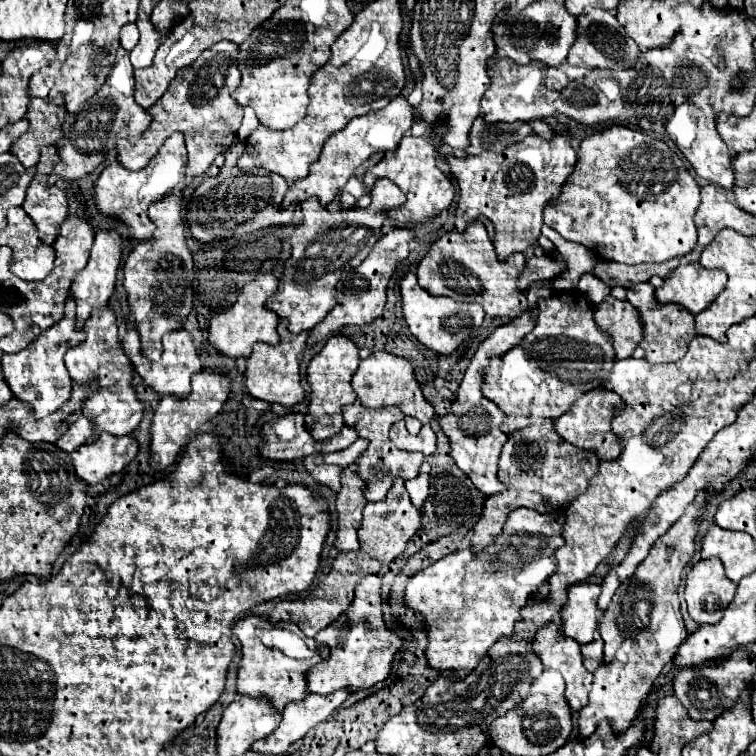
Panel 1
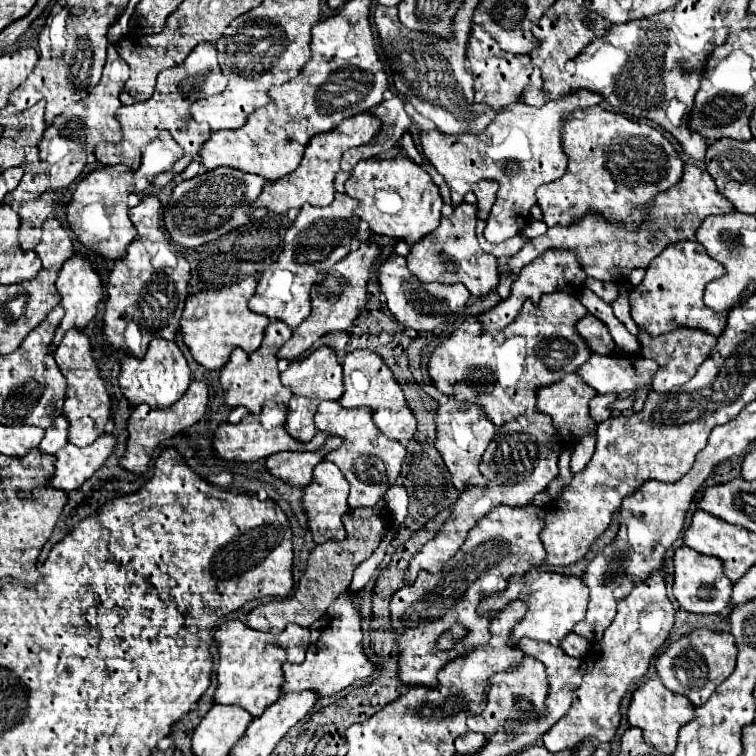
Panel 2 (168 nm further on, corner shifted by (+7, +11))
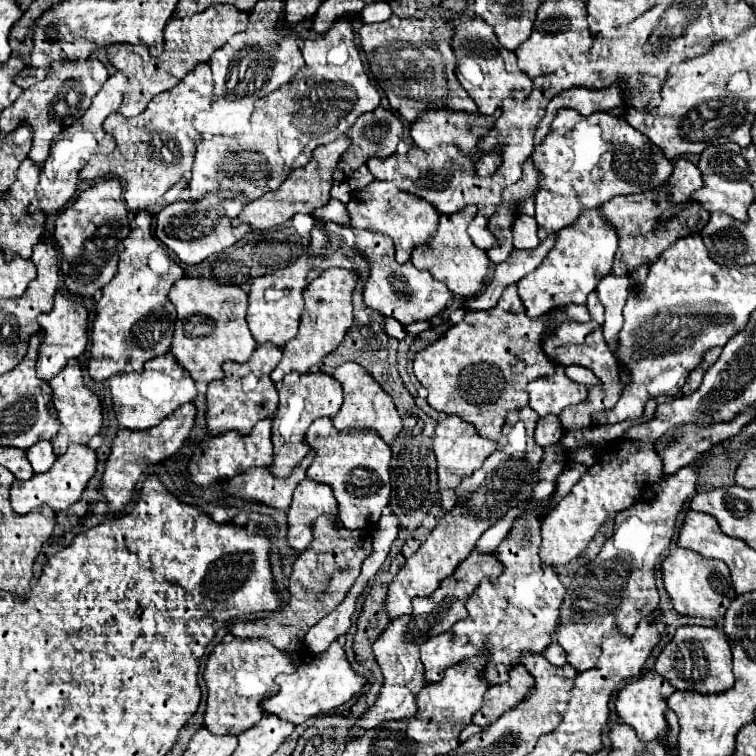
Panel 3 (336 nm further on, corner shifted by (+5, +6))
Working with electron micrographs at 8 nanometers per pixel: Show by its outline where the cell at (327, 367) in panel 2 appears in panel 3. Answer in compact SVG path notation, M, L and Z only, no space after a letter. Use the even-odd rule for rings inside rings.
M290 372L284 376L278 394L280 394L280 404L272 416L274 418L272 420L274 422L272 424L274 460L270 464L270 472L276 478L286 478L292 472L292 468L308 454L306 444L304 444L304 434L310 428L310 424L322 416L332 418L340 410L342 386L338 386L338 382L334 382L332 376L322 374L322 372L318 372L318 374L310 372L310 374L302 374L302 376L296 372Z

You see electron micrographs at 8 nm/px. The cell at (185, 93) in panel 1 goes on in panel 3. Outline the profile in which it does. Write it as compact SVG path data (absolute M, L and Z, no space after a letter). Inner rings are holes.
M198 64L186 74L172 90L158 94L148 108L136 118L124 118L122 114L110 114L104 122L104 130L114 136L116 148L106 156L92 156L80 170L80 180L96 178L120 178L124 184L126 204L130 210L146 210L160 202L160 198L192 170L196 142L200 134L192 126L192 118L200 110L208 110L212 102L212 72L208 64Z

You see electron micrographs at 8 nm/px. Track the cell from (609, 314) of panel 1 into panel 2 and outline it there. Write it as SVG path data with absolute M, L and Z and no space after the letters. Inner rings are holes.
M586 315L578 321L578 333L582 337L588 337L588 345L592 345L594 353L602 353L602 355L608 355L614 351L616 343L606 327L606 323L602 323L598 317L594 315Z

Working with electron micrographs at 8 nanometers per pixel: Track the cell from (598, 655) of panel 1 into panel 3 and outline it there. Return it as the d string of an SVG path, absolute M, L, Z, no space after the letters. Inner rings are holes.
M552 642L550 646L546 646L544 658L548 658L550 664L554 664L554 666L564 666L564 664L566 664L566 660L564 660L566 656L562 654L562 648L560 648L556 642Z

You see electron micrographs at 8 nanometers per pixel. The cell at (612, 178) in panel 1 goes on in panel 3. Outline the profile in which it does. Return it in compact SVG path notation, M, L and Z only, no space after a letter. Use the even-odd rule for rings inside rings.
M570 108L558 110L544 142L534 148L532 160L540 172L536 192L540 240L574 224L584 208L598 208L618 194L654 190L672 174L672 162L662 158L658 146L642 136L642 132L626 126L608 112L596 112L586 118Z

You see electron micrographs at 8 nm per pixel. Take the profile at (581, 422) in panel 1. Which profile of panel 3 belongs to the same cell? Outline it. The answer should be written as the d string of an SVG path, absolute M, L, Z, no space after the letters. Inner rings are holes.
M562 366L556 368L554 376L546 376L530 382L526 386L526 392L530 396L528 406L534 412L538 412L538 416L546 416L546 414L558 416L566 406L586 400L588 394L586 386L570 382L570 378L566 378Z

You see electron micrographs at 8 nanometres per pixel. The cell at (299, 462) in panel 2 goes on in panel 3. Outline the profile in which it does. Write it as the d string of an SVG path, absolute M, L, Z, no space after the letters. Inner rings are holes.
M310 456L294 468L288 478L274 478L268 468L252 468L236 478L232 478L224 488L224 496L240 498L246 502L260 502L276 510L288 510L294 488L306 478L306 466L310 466Z

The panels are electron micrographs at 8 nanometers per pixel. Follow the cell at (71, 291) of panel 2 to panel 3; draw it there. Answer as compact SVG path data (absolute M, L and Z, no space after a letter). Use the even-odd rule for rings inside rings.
M56 294L54 298L54 306L48 314L40 314L38 316L38 324L40 324L40 332L44 334L44 340L38 348L38 362L36 362L36 372L40 380L50 382L54 378L54 374L58 374L58 370L62 370L62 366L68 364L68 360L78 358L84 350L86 350L86 326L88 326L88 312L82 306L82 302L74 302L68 296Z

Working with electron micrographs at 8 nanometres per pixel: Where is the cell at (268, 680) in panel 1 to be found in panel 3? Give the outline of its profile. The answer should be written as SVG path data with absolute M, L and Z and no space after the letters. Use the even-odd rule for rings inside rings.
M234 638L228 644L226 642L218 644L210 654L204 670L204 680L208 686L208 710L204 714L204 726L216 736L242 734L254 722L266 716L262 714L262 710L258 710L258 702L278 692L280 688L275 683L276 676L294 673L300 662L302 662L300 656L282 654L262 638Z

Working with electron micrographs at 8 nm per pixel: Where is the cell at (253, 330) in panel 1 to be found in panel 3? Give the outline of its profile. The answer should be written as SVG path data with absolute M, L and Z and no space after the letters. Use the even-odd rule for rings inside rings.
M180 278L168 292L168 300L176 308L176 330L170 344L170 354L190 372L190 378L200 384L210 384L222 378L224 362L246 362L256 344L246 324L248 296L238 286L216 284L206 278Z

